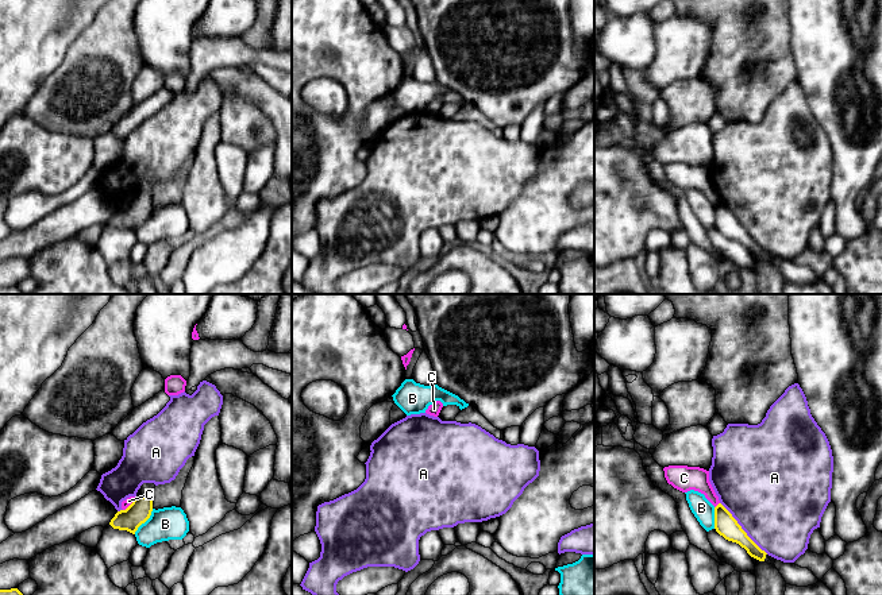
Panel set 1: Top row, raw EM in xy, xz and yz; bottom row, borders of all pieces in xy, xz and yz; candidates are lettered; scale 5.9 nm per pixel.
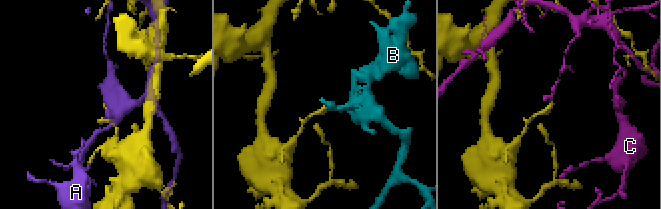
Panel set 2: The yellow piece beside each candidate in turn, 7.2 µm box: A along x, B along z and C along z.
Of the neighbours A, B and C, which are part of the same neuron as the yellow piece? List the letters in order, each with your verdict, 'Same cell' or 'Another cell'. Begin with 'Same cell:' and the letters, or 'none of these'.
Same cell: none of these
A: Another cell
B: Another cell
C: Another cell

